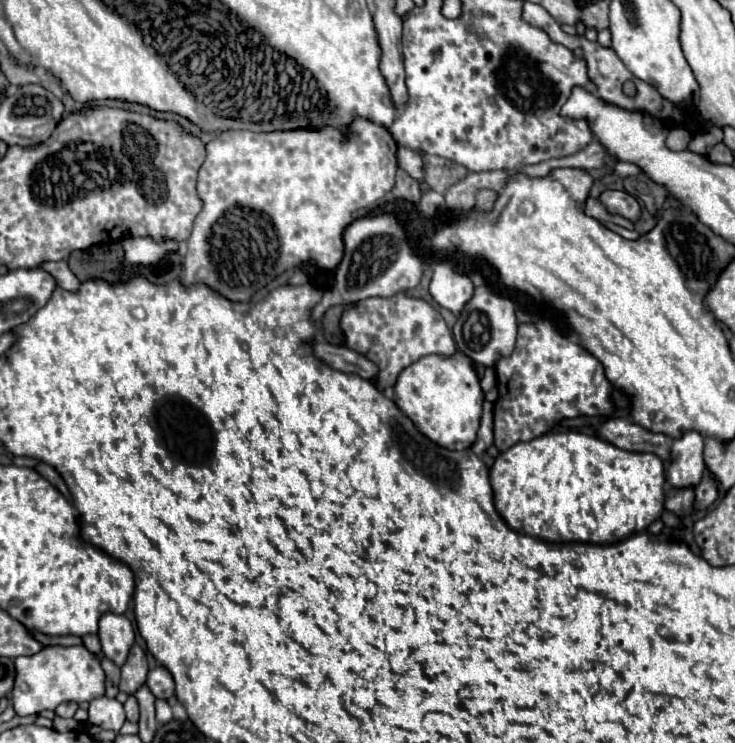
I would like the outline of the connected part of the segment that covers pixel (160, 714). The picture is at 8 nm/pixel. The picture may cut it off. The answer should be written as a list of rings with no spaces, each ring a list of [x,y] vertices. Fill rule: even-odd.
[[[157,699],[157,701],[155,701],[155,709],[157,709],[157,721],[159,721],[161,725],[173,719],[173,713],[171,713],[171,707],[169,707],[167,701]]]

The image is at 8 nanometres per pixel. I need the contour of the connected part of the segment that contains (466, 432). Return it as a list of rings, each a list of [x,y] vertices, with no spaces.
[[[457,351],[453,357],[421,357],[399,373],[393,387],[393,401],[433,443],[451,451],[463,451],[475,443],[483,393],[473,363],[467,355]]]

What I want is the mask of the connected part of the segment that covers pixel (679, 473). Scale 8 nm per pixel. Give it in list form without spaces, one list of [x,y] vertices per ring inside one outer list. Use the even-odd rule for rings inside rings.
[[[697,431],[685,433],[671,445],[671,461],[667,463],[667,483],[673,489],[697,487],[705,471],[703,437]]]

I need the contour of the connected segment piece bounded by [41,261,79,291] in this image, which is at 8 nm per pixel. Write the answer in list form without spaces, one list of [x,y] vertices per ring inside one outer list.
[[[45,261],[41,265],[41,269],[45,269],[47,273],[51,273],[55,277],[55,281],[57,281],[59,287],[63,287],[67,291],[77,291],[79,279],[71,273],[67,261]]]

